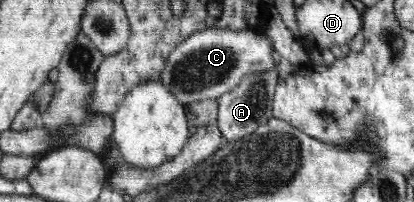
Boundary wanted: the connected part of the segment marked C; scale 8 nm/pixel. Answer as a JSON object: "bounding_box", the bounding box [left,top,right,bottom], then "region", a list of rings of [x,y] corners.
{"bounding_box":[160,29,278,106],"region":[[[205,29],[180,42],[167,58],[160,82],[185,106],[194,100],[218,99],[250,73],[271,71],[278,64],[272,40],[263,32]]]}

